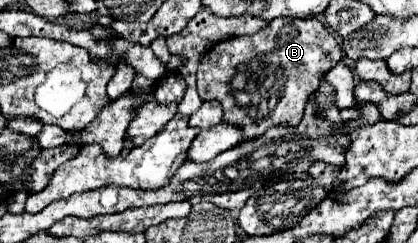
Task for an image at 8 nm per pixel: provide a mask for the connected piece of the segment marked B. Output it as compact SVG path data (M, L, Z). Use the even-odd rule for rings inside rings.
M278 18L252 36L214 46L198 66L198 94L222 104L224 122L242 130L240 142L254 140L272 126L298 126L310 94L318 88L320 72L328 72L340 58L340 44L318 18Z

